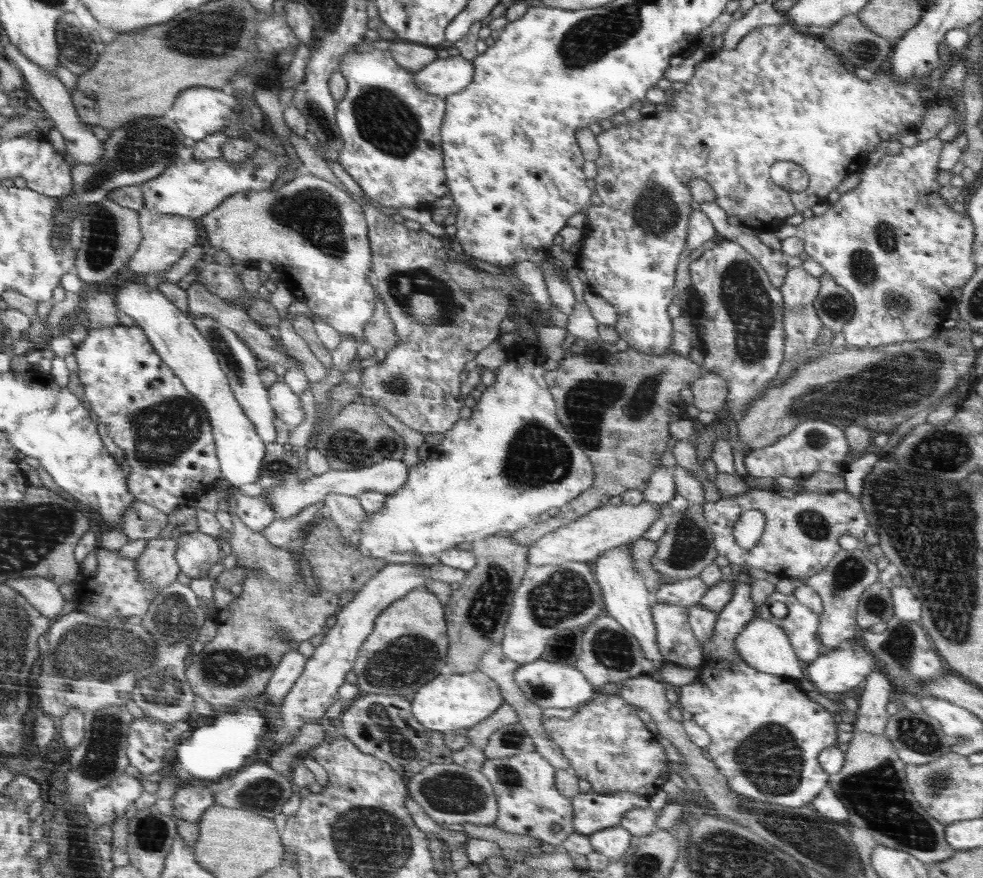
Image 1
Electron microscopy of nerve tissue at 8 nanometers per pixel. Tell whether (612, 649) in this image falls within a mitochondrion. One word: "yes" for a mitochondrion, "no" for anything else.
yes

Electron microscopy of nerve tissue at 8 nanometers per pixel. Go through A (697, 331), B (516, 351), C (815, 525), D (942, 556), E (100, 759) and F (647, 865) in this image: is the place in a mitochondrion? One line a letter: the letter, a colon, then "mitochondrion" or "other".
A: other
B: other
C: mitochondrion
D: mitochondrion
E: mitochondrion
F: mitochondrion

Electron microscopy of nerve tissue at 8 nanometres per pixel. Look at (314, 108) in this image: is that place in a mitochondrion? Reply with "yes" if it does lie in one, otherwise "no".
yes

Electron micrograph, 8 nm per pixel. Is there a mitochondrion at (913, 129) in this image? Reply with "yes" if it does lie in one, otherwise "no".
no

